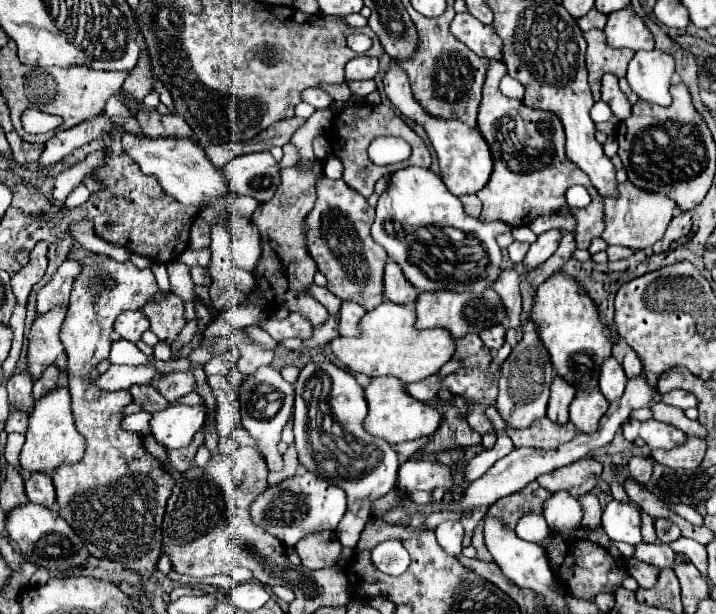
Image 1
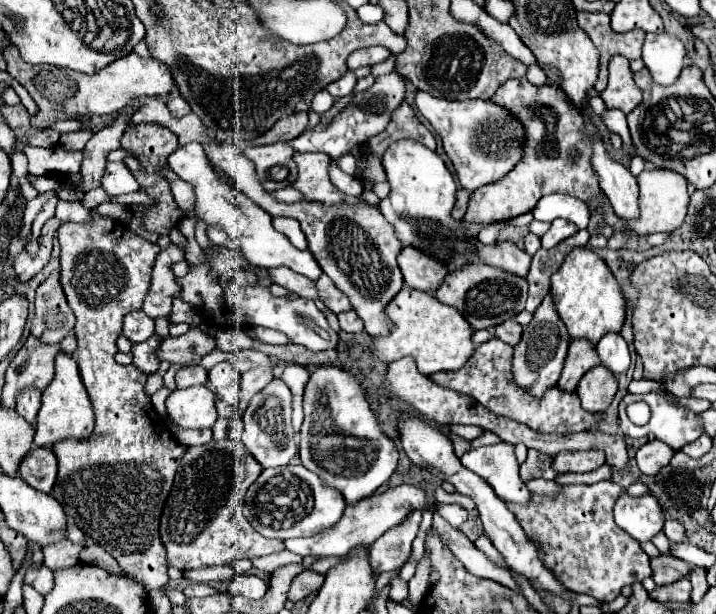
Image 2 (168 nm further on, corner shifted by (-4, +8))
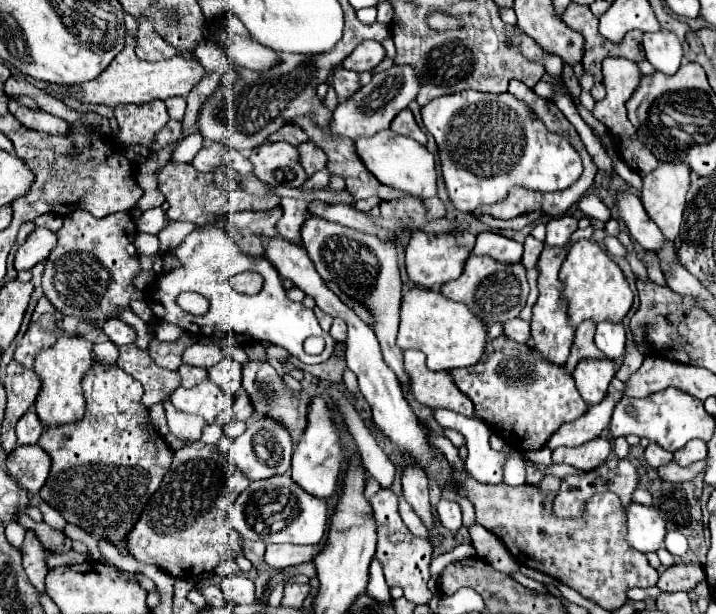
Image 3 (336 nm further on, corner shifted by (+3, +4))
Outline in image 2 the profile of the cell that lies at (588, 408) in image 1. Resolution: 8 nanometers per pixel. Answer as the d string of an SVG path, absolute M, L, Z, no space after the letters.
M595 366L593 370L589 370L577 386L577 394L581 398L583 408L593 414L605 412L611 406L615 392L617 392L617 378L609 374L605 366Z

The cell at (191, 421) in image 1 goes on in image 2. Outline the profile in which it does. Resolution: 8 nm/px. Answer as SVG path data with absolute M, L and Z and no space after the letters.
M207 386L175 390L167 398L169 418L183 428L211 428L217 420L217 394Z

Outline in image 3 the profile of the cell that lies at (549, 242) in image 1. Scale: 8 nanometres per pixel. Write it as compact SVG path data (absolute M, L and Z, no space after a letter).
M560 216L560 218L552 218L546 224L546 246L564 246L570 238L570 234L578 228L576 226L578 220L572 216Z

